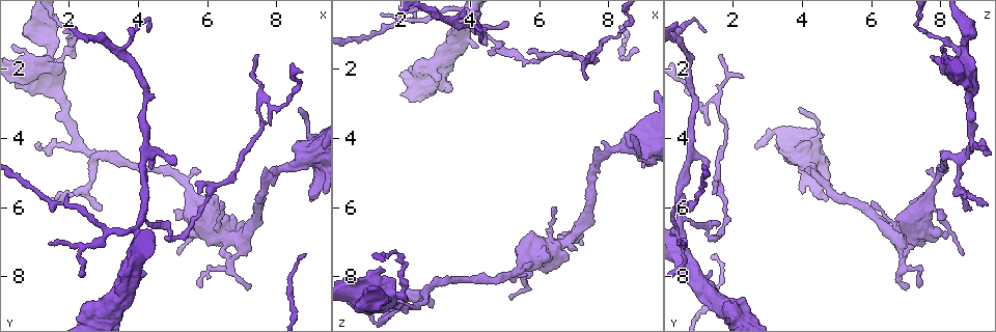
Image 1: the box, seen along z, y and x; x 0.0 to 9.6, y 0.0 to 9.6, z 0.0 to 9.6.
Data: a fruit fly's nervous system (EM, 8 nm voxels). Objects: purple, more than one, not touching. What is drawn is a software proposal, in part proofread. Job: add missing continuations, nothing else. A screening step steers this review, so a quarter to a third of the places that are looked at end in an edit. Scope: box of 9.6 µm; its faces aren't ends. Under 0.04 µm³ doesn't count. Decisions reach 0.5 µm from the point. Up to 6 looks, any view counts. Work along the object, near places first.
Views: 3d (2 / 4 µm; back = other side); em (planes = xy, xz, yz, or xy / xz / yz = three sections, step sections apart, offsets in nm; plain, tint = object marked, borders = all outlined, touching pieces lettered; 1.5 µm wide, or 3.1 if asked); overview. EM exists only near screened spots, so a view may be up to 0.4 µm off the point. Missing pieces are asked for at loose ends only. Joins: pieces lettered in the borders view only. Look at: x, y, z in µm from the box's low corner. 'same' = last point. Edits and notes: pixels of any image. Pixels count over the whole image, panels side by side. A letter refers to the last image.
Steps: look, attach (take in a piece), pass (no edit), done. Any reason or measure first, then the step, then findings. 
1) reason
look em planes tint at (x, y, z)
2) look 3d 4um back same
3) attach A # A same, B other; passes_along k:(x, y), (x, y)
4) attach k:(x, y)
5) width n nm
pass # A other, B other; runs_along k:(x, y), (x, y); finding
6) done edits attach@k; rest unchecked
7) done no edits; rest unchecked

free end
look em xy step 8 borders at (8.65, 3.20, 3.90)

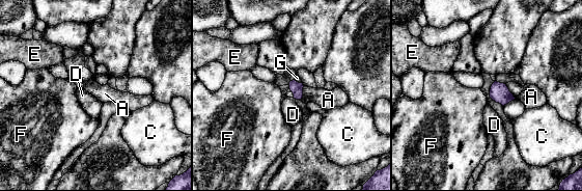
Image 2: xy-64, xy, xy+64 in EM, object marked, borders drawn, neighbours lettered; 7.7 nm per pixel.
pass # A other, C other, D other, E other, F other, G other; border 2:(304, 86), (300, 100); no lettered piece goes on from it

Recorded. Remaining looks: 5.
look em xy step 4 tint at (7.40, 2.25, 2.25)

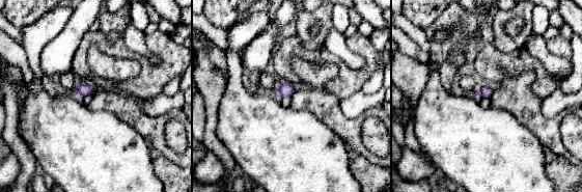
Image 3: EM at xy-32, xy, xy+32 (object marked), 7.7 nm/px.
another direction
look em planes borders same

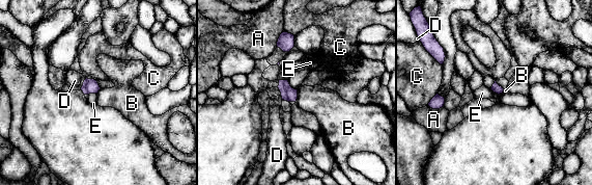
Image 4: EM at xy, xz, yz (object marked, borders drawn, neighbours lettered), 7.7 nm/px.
width 70 nm
pass # A other, B other, C other, D other, E other; border 4:(298, 89), (298, 98), (294, 101); no lettered piece goes on from it

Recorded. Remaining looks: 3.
thin end
look 3d 2um at (5.65, 5.40, 1.55)

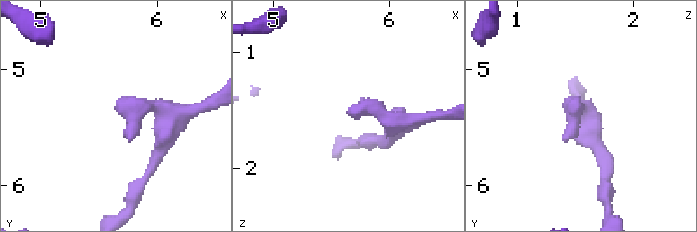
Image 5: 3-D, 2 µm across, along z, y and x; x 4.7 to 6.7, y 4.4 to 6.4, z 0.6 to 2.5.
look em yz step 8 borders at (5.66, 5.34, 1.50)

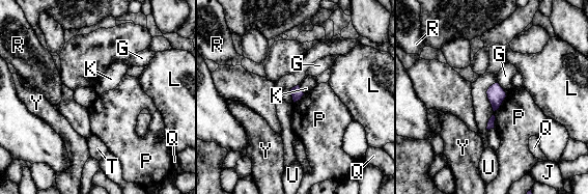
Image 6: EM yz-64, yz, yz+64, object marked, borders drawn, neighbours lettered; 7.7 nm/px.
cut it another way
look em planes borders same

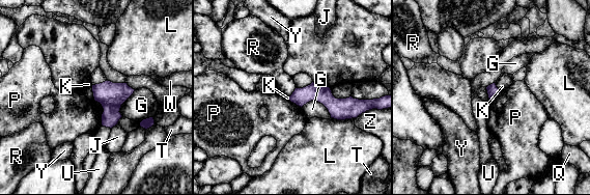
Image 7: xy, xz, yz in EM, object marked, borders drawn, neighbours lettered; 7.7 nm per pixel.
pass # G other, J other, K other, L other, P other, Q other, R other, T other, U other, W other, Y other, Z other; runs_along 7:(292, 98), (355, 101); no lettered piece goes on from it

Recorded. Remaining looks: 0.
done no edits; rest unchecked

